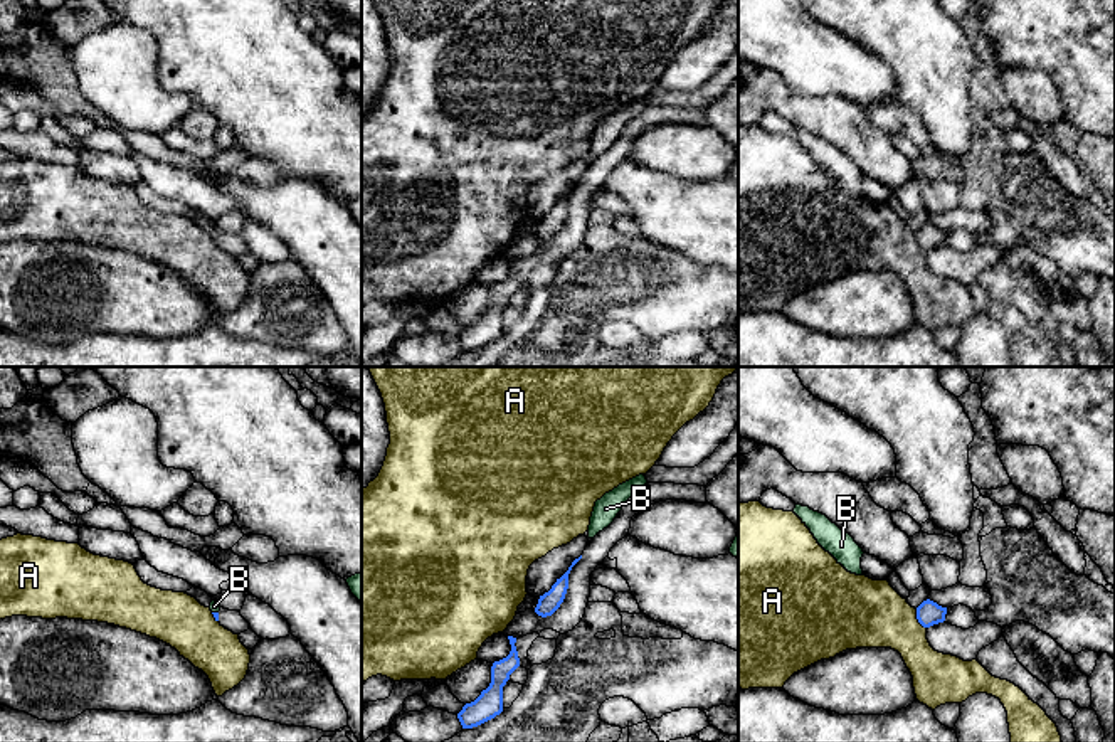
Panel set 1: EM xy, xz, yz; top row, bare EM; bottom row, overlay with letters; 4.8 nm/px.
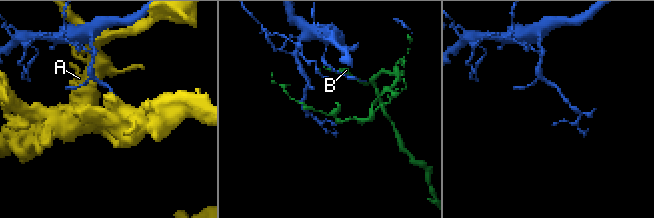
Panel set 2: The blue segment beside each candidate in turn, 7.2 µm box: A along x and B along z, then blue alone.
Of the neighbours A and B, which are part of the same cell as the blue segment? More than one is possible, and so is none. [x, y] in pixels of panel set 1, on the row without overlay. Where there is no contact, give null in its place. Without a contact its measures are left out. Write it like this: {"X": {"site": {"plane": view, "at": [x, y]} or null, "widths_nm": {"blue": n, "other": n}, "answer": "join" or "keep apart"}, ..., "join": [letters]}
{"A": {"site": {"plane": "yz", "at": [917, 241]}, "widths_nm": {"blue": 120, "other": 320}, "answer": "keep apart"}, "B": {"site": {"plane": "xy", "at": [216, 236]}, "widths_nm": {"blue": 30, "other": 50}, "answer": "keep apart"}, "join": []}

